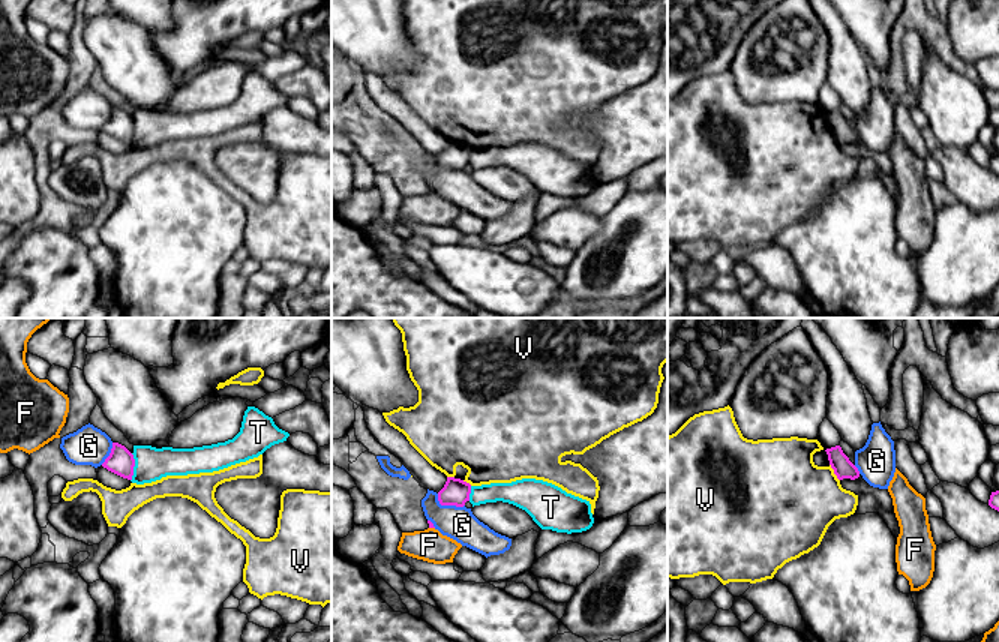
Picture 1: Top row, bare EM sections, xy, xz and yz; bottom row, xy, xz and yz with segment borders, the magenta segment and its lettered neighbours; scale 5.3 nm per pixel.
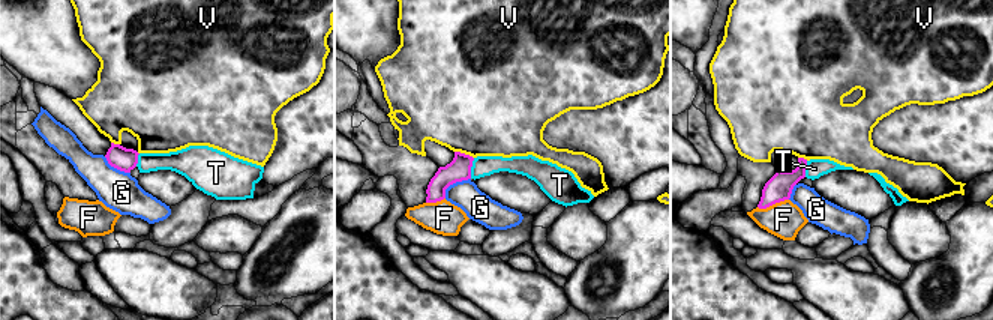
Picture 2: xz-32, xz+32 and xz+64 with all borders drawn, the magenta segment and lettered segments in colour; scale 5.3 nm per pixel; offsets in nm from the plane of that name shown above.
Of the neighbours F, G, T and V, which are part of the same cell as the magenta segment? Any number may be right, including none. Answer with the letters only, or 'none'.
none

